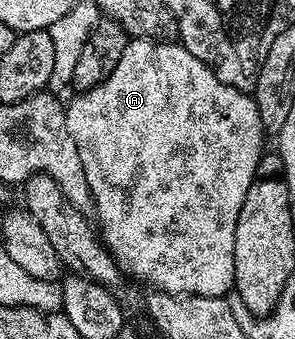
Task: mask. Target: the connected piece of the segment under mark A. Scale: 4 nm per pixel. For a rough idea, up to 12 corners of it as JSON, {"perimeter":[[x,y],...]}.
{"perimeter":[[181,44],[65,111],[114,262],[225,297],[267,134]]}

